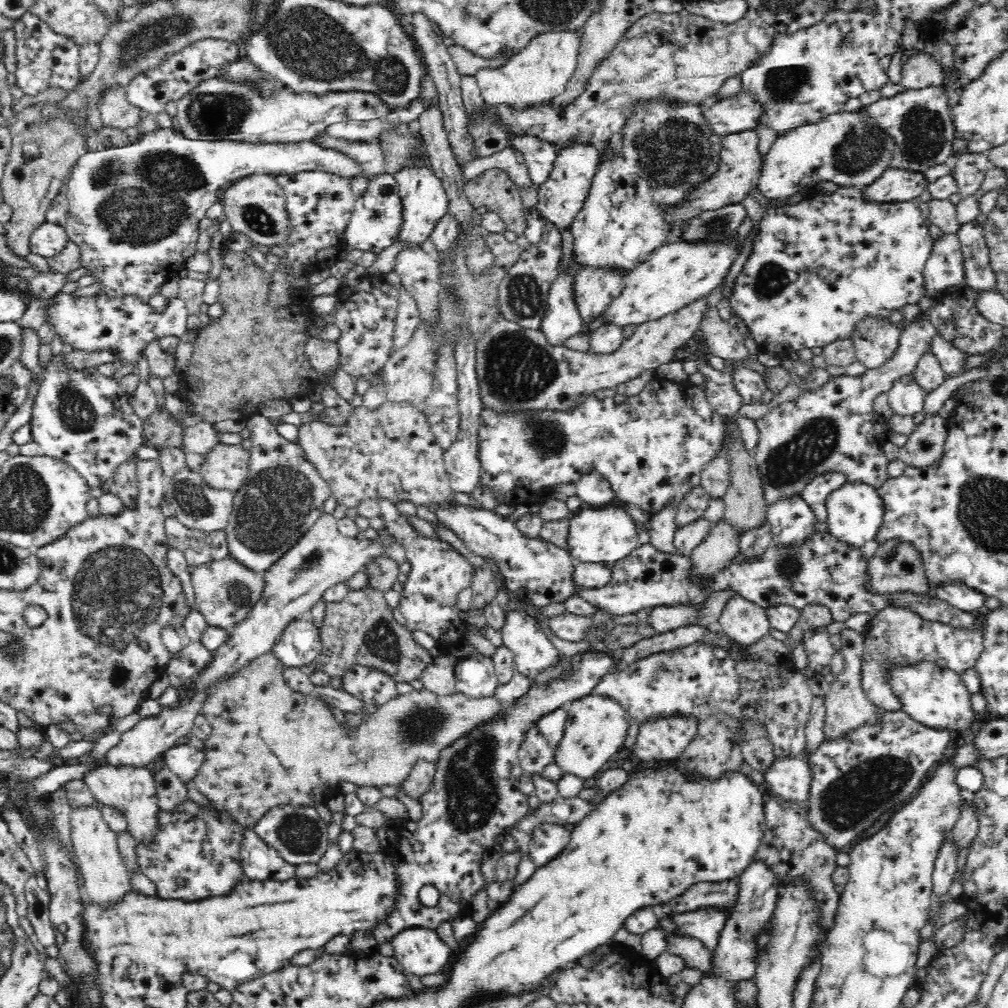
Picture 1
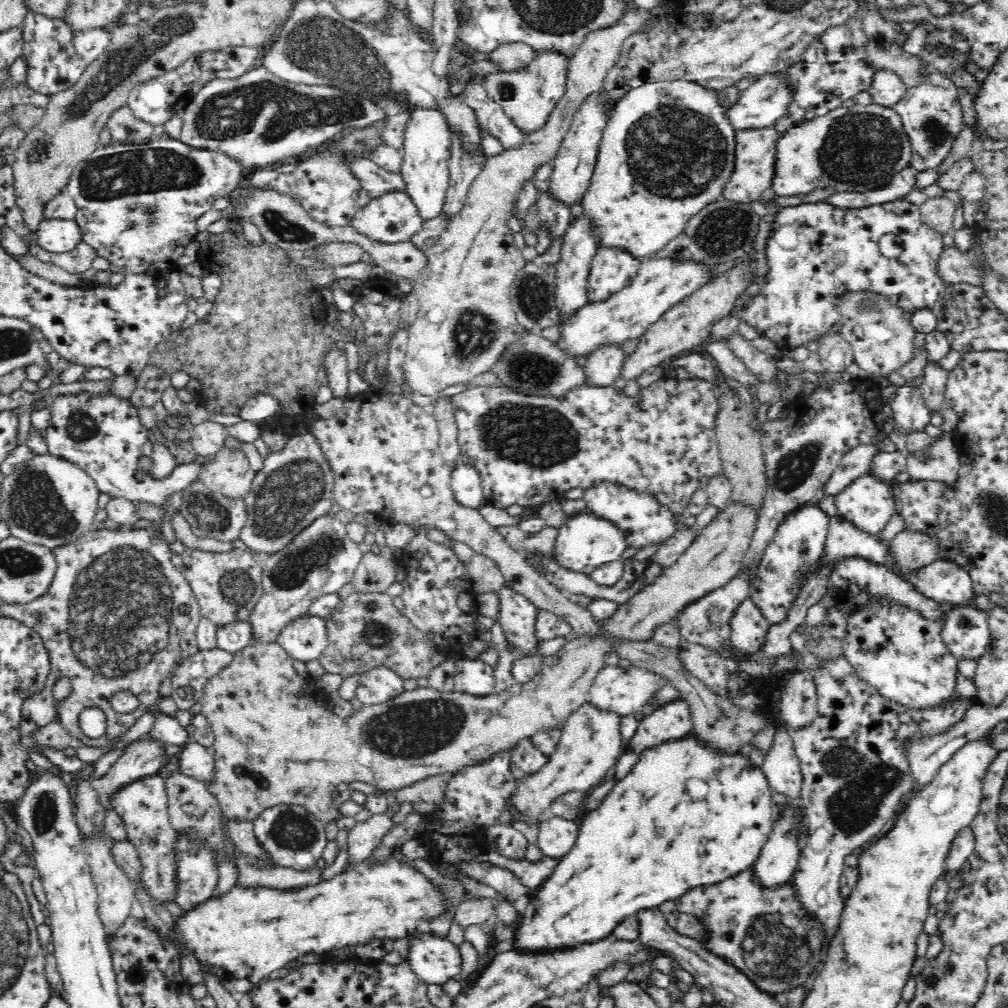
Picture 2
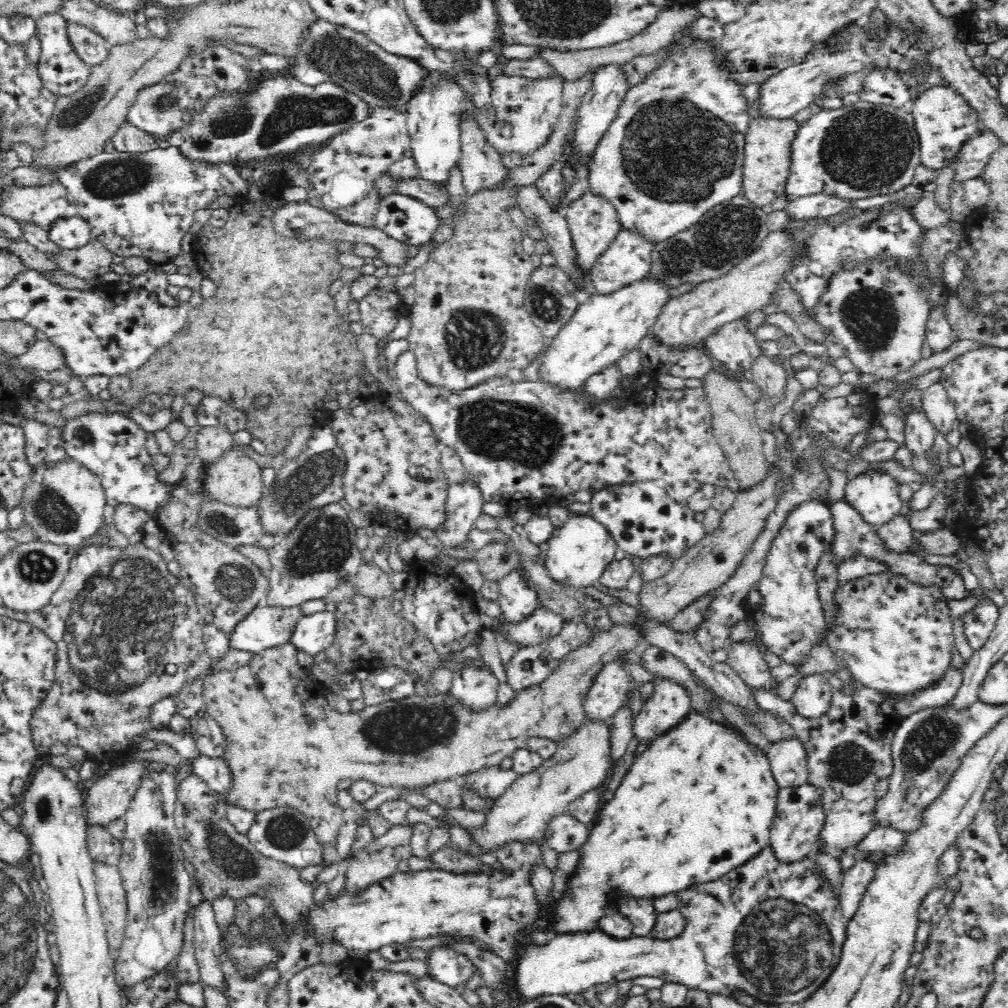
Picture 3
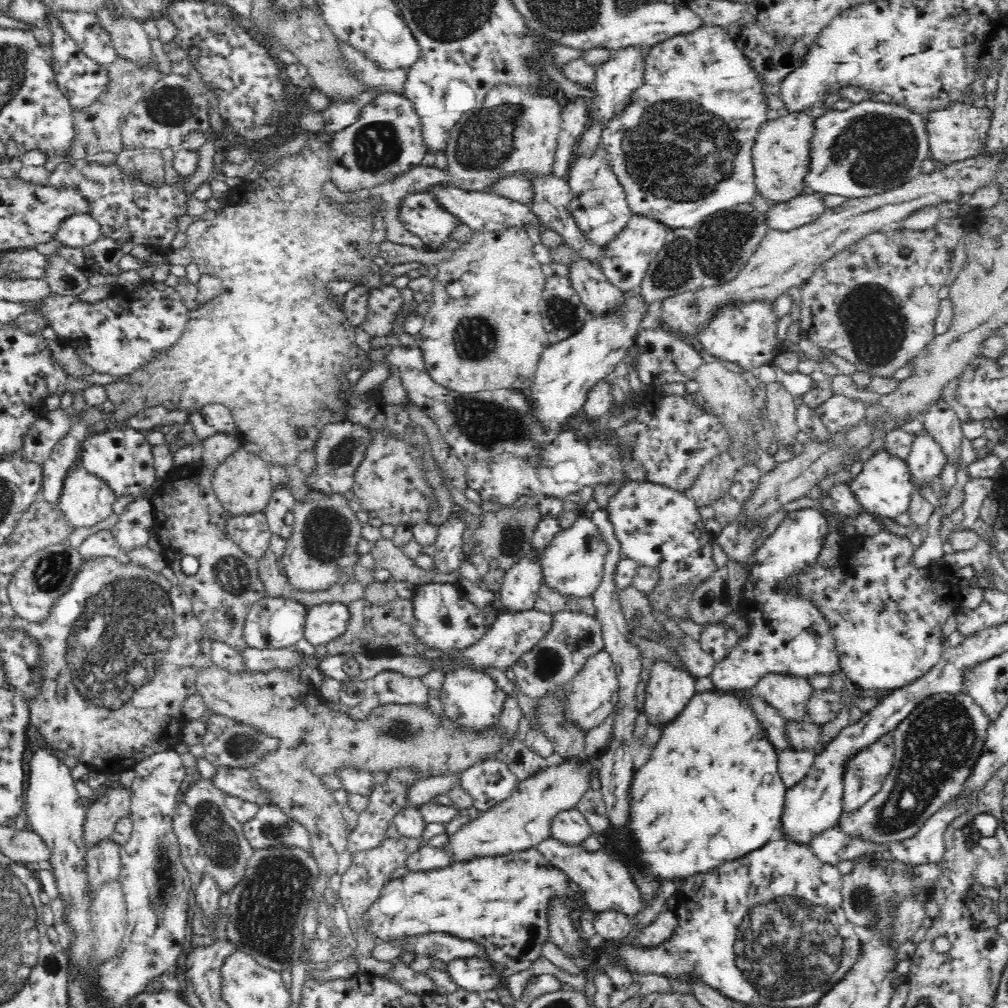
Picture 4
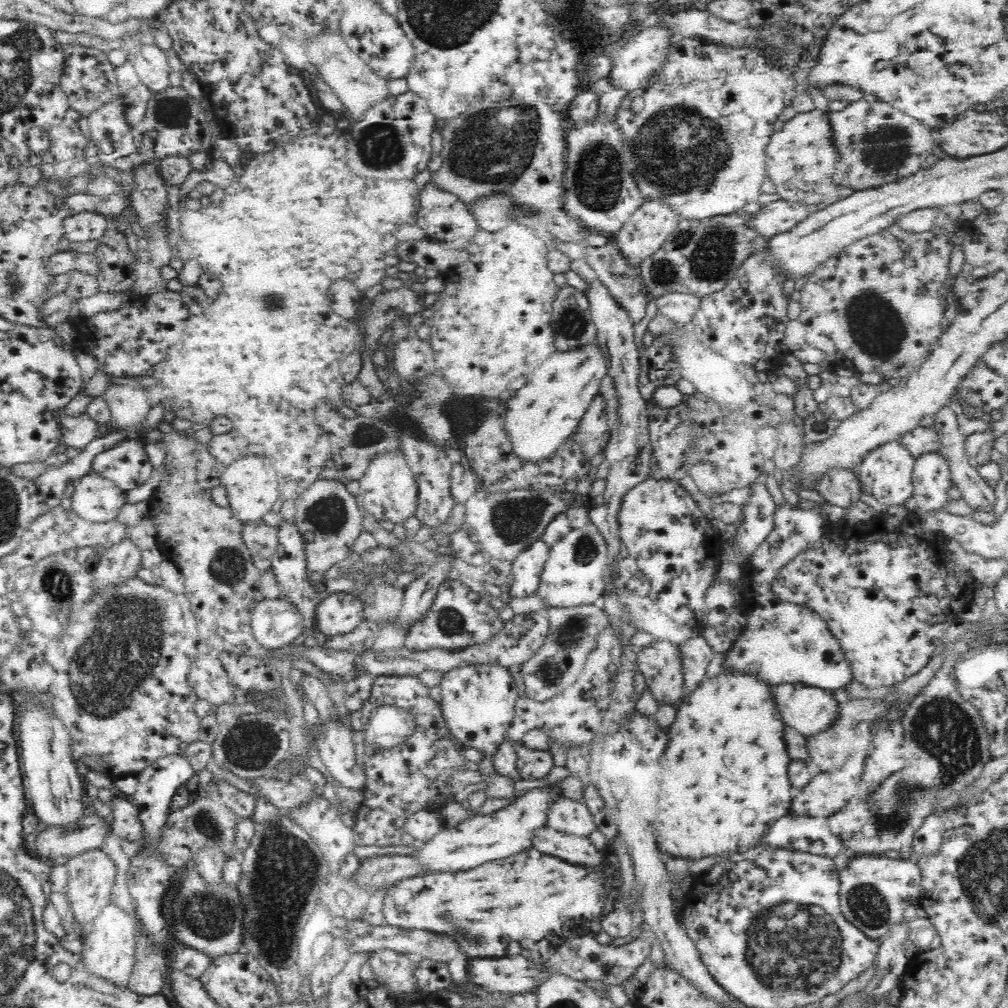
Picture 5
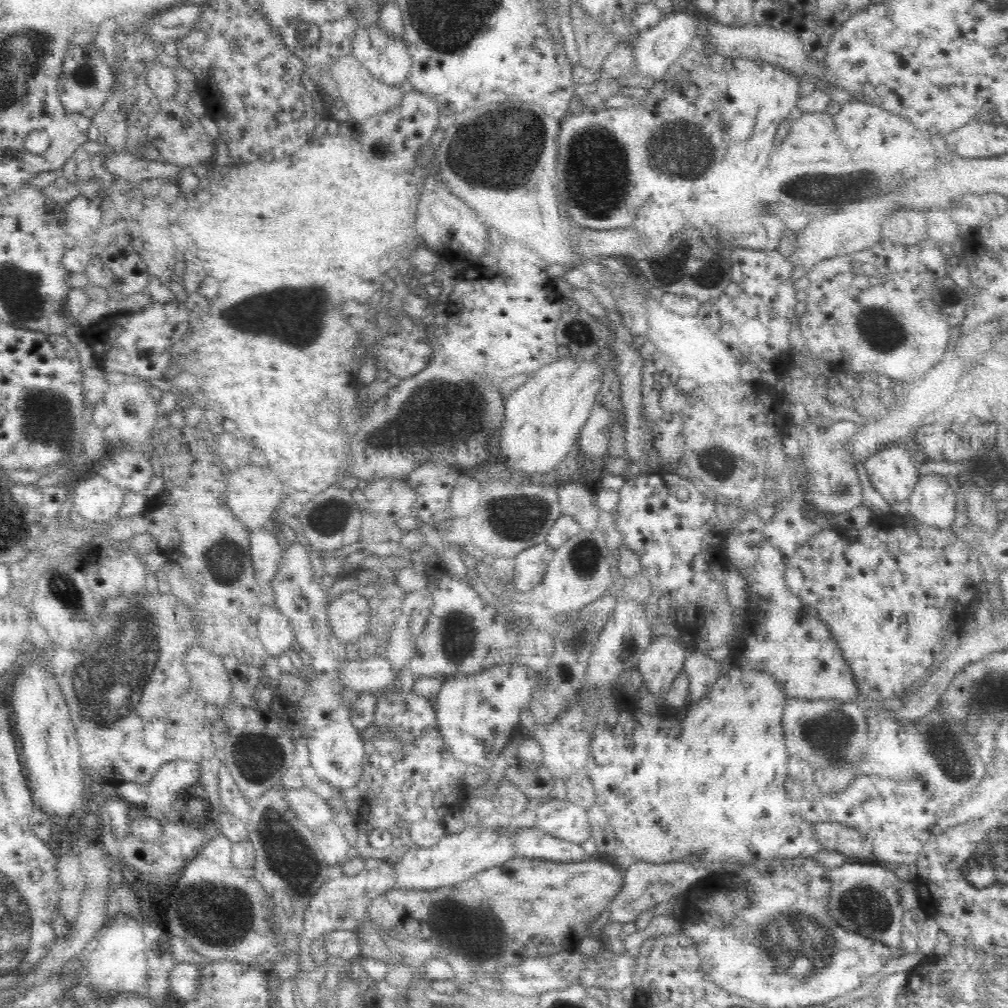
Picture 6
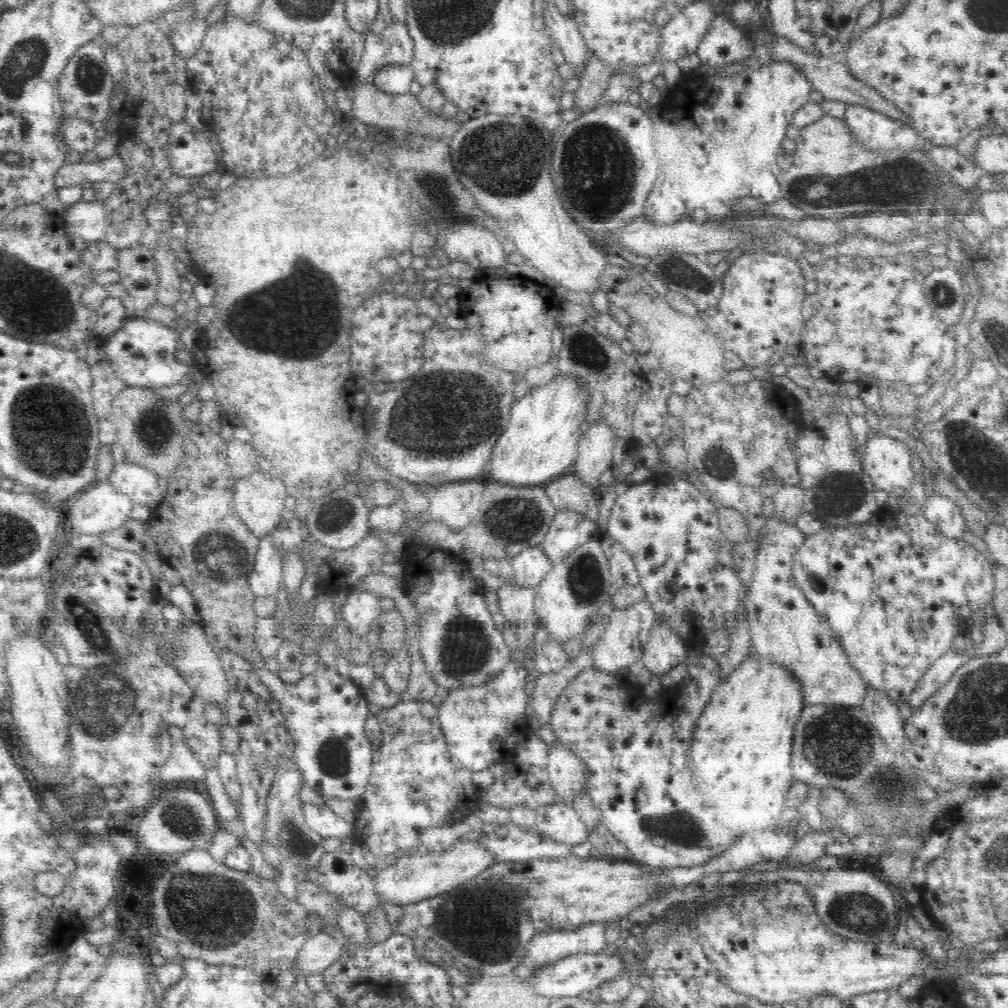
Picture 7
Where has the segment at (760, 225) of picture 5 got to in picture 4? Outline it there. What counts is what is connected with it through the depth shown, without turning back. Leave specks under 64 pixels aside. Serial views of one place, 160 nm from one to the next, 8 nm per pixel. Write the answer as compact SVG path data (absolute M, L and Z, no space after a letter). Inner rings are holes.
M821 193L800 194L792 200L775 203L766 212L766 224L772 230L788 232L812 222L826 208L825 196Z

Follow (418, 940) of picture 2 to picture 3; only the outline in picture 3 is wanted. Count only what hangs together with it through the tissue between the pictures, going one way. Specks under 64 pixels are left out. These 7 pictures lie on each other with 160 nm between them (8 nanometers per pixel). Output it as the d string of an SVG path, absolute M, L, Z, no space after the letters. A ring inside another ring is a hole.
M434 947L429 951L428 975L451 987L459 988L461 984L470 985L476 974L476 965L468 957L446 947Z

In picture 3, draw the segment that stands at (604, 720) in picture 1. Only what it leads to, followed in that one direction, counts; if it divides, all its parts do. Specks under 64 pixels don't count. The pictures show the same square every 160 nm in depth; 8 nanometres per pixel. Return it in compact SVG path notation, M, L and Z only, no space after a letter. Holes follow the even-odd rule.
M588 722L588 724L584 724L584 726L580 726L580 730L576 732L576 734L572 734L570 738L566 738L565 742L560 742L559 746L557 747L557 751L554 753L553 757L550 757L548 759L545 759L542 763L542 766L539 766L538 768L535 768L532 772L529 772L525 775L519 775L519 777L514 781L514 784L500 796L500 798L497 798L493 803L492 807L490 808L490 811L488 811L488 814L486 815L486 822L482 824L482 826L478 826L478 828L472 828L472 830L469 830L470 836L472 836L472 840L474 840L474 844L478 844L478 848L482 848L484 853L495 853L498 850L504 849L506 846L514 845L515 843L518 843L518 845L526 845L527 843L536 843L540 842L540 840L546 840L546 832L548 829L548 826L550 825L550 822L553 822L553 819L555 817L558 817L560 814L565 814L569 807L572 805L572 802L574 800L578 800L582 794L586 794L586 791L594 790L594 789L601 789L602 786L604 786L605 781L607 780L609 776L610 770L610 743L609 743L609 726L607 725L607 722Z

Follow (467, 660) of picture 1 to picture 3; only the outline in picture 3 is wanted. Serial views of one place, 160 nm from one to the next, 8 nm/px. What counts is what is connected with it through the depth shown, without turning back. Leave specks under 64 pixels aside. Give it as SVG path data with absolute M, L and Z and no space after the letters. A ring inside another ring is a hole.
M468 666L464 670L454 672L448 693L461 706L480 712L497 704L500 681L483 668Z

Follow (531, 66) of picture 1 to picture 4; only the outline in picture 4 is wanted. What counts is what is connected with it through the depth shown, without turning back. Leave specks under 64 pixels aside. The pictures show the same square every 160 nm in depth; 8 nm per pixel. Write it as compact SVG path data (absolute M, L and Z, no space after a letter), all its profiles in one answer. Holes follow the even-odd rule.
M505 84L497 86L488 92L482 109L465 113L450 130L444 150L447 160L445 167L440 169L428 161L404 174L398 174L388 182L357 190L355 197L378 197L388 202L388 214L384 216L388 228L386 238L412 238L412 231L408 236L402 232L404 228L398 228L400 206L408 194L434 190L444 184L468 192L488 192L498 180L510 174L519 174L536 187L542 178L554 175L563 106L563 99L540 98L533 90L525 92Z

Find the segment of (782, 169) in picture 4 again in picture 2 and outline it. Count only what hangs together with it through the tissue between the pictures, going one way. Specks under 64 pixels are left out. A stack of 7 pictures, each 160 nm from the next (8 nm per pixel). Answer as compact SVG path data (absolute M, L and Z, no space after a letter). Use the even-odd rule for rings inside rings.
M774 125L738 131L734 173L728 180L728 184L724 186L722 198L746 204L760 202L760 196L773 186L774 176L776 176L776 154L778 154L776 146L782 138Z

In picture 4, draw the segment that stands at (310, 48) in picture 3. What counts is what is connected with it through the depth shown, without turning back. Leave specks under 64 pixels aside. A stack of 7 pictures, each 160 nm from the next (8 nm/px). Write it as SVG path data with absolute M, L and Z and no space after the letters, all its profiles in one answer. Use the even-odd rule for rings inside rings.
M340 42L340 51L348 63L350 69L356 71L358 79L364 81L368 90L375 90L378 95L384 91L402 92L403 82L407 77L407 69L398 68L398 70L382 70L378 68L365 54L354 50L349 44Z

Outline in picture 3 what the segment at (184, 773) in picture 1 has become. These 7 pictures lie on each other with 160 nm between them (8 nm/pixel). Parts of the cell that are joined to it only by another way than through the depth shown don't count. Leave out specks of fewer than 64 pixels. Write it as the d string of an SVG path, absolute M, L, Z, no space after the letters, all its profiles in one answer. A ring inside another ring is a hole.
M199 755L191 762L194 774L202 778L212 790L225 795L232 790L234 779L226 760Z

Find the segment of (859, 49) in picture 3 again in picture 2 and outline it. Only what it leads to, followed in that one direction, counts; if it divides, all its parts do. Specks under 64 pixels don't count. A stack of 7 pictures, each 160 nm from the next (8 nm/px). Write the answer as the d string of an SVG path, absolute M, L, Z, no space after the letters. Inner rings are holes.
M788 71L765 74L753 80L748 88L740 92L740 98L728 110L730 121L734 123L737 131L772 126L776 124L776 120L786 116L792 102L794 102L794 94L796 94L794 85L788 80L790 80Z

